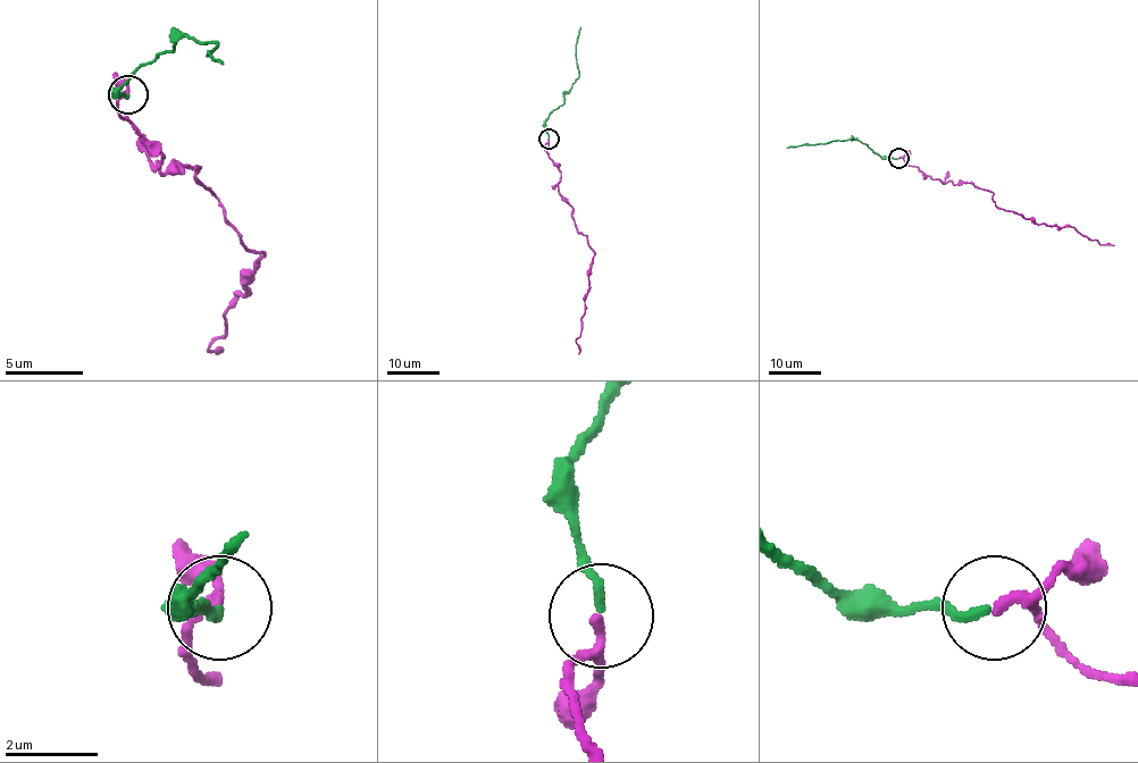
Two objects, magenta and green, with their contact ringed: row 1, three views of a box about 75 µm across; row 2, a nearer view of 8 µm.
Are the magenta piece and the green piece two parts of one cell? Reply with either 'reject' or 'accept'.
accept

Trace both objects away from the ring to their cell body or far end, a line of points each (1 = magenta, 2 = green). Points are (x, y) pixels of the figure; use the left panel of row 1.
1: (127, 93), (119, 112), (161, 156), (155, 167), (197, 167), (240, 241), (262, 256), (208, 349), (216, 353)
2: (127, 93), (119, 90), (174, 47), (174, 40), (189, 35), (216, 43), (208, 55), (224, 63)

